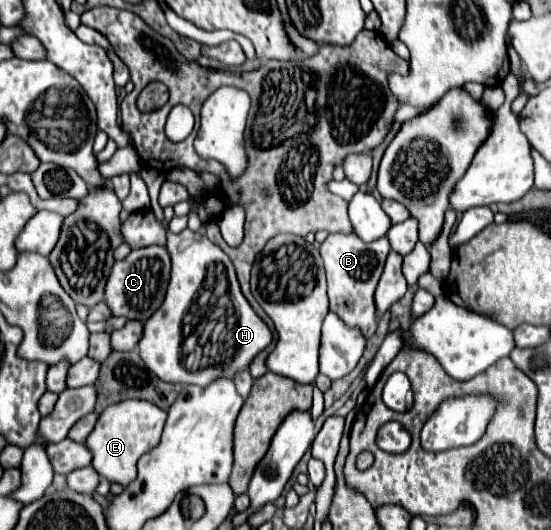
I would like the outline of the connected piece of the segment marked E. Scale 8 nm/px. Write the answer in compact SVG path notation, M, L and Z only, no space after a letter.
M123 400L105 408L97 420L97 426L85 442L93 454L91 466L109 482L119 482L121 486L127 486L135 480L137 460L159 444L165 420L167 412L145 400Z

